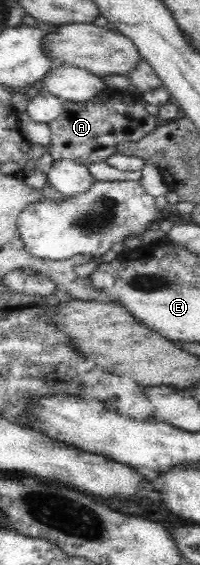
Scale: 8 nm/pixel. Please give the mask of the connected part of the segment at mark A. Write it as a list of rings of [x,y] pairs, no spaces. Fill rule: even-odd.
[[[109,88],[87,101],[62,102],[61,115],[48,123],[51,130],[50,154],[52,159],[75,160],[83,165],[104,161],[115,154],[115,145],[123,141],[139,141],[158,125],[156,116],[150,115],[139,95],[130,95]]]

